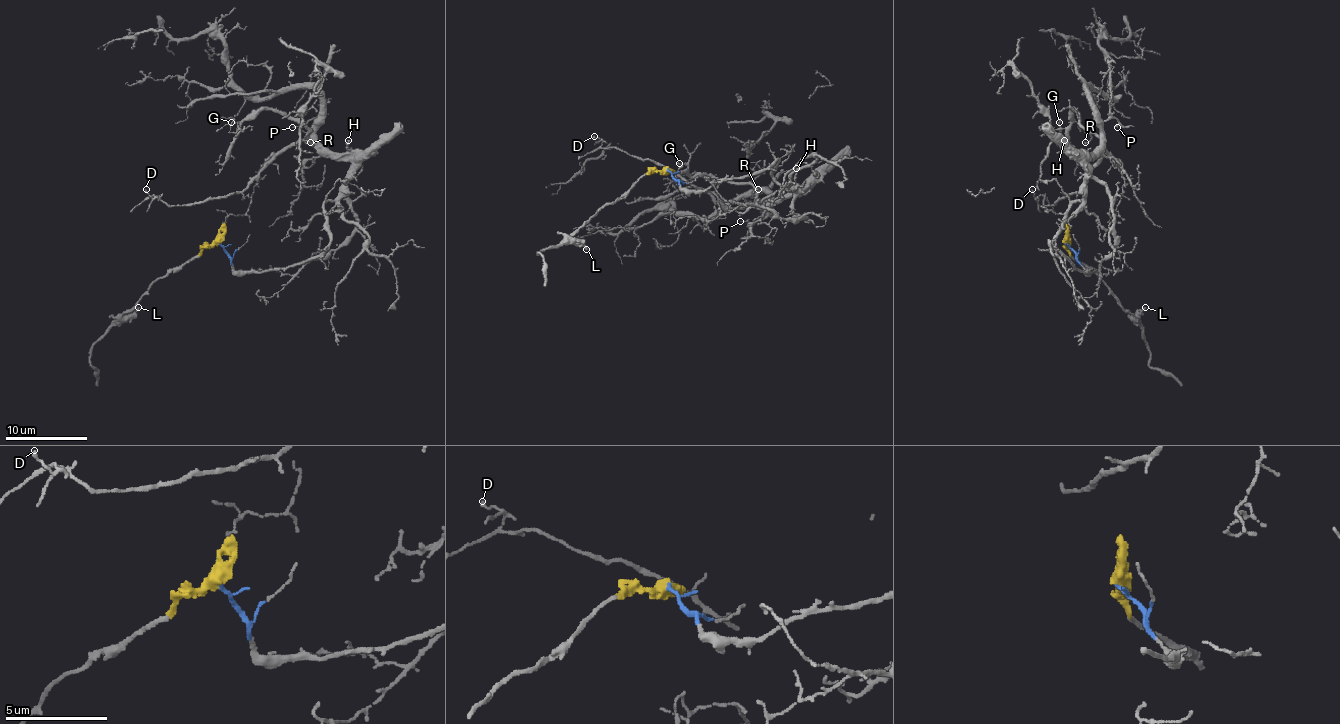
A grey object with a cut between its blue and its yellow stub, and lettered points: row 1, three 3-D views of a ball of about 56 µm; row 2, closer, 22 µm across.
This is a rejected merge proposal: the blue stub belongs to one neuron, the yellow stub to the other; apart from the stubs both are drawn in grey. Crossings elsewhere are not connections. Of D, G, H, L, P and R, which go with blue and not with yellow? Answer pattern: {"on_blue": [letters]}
{"on_blue": ["D", "G", "H", "P", "R"]}

